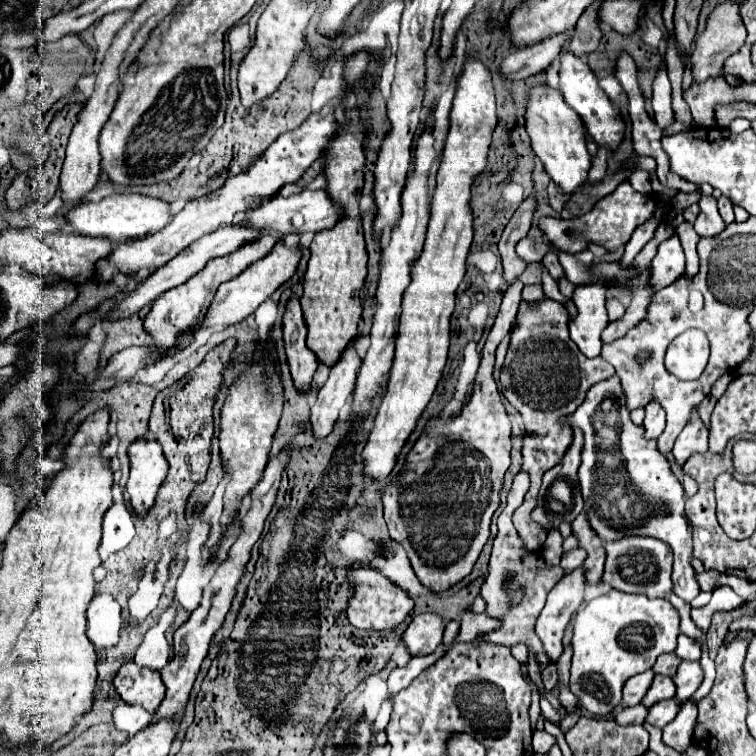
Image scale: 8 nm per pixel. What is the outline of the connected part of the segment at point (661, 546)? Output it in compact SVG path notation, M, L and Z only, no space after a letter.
M625 538L619 542L607 542L605 550L607 550L607 562L603 582L611 584L615 590L629 594L645 594L649 598L663 598L673 590L671 580L673 552L665 542L653 538Z

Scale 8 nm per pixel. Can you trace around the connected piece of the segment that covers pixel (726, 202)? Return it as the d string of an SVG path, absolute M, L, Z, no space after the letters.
M721 196L717 202L719 202L719 214L721 214L721 218L725 220L725 224L731 224L735 220L733 218L733 204L731 204L731 200L725 198L725 196Z

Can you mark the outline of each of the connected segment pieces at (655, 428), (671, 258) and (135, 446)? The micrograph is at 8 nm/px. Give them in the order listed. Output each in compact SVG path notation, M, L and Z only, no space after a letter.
M651 400L647 406L645 406L645 436L649 438L659 438L663 428L665 428L665 412L663 408L659 406L657 400Z
M677 234L659 244L659 250L651 262L651 278L649 284L655 290L661 290L673 284L685 272L685 256L681 248L681 240Z
M135 440L129 446L131 472L127 480L127 494L137 518L145 518L153 506L155 494L167 476L169 464L161 446L155 440Z

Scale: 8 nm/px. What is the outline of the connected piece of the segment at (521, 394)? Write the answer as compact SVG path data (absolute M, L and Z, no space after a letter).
M521 300L517 324L511 330L509 350L501 368L503 396L517 408L525 424L521 470L531 476L531 486L523 504L513 514L513 524L529 552L537 552L547 538L547 532L539 524L527 520L527 514L533 510L533 504L537 502L541 476L563 460L573 442L572 428L561 428L557 420L561 416L567 416L569 412L575 412L575 408L585 400L585 392L595 382L607 380L613 374L613 366L609 364L577 364L577 346L571 344L571 338L567 334L567 322L569 312L565 304L557 300Z

